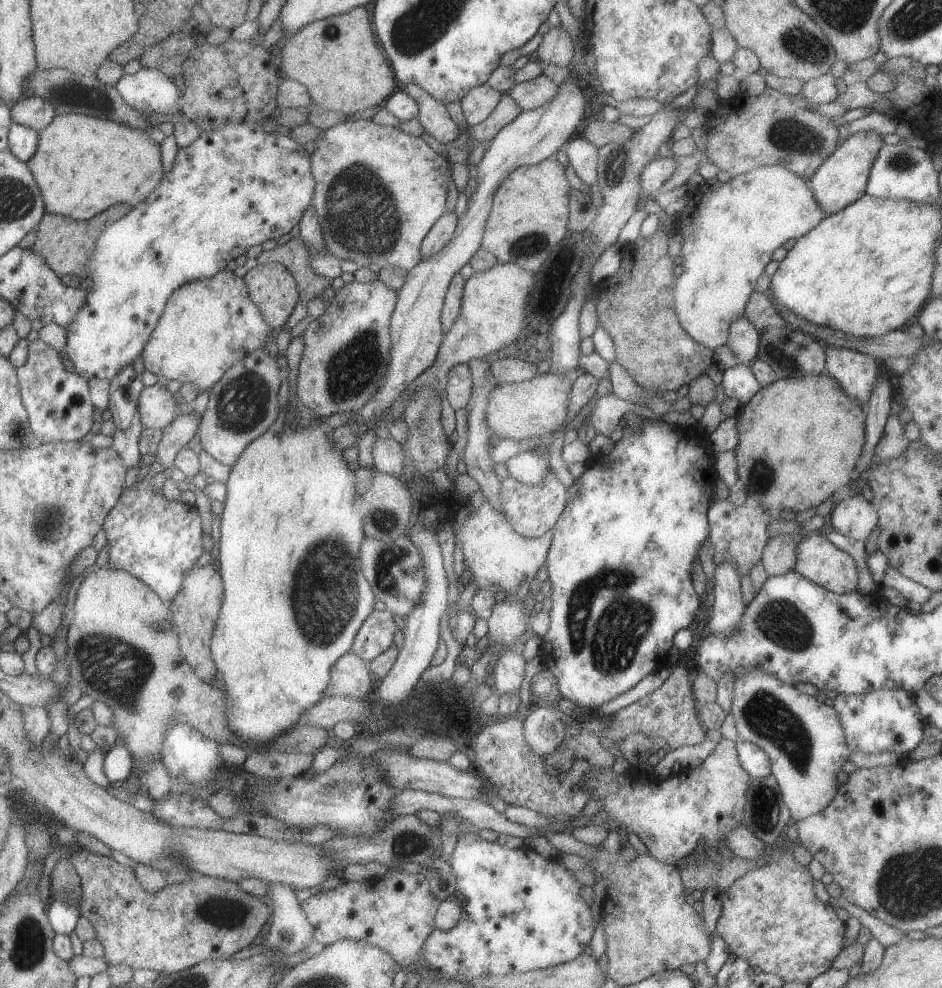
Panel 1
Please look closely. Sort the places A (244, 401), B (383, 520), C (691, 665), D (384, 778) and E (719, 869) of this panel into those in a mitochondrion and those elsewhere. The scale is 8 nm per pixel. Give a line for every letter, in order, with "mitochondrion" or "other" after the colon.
A: mitochondrion
B: mitochondrion
C: other
D: other
E: other

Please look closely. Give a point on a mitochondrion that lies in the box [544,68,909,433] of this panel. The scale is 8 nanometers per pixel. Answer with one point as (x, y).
(788, 137)

